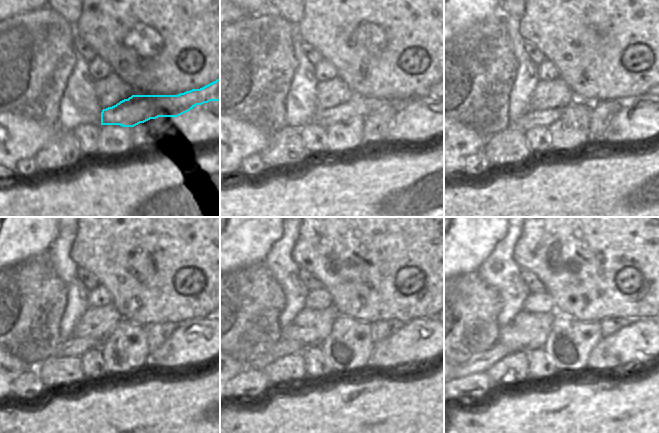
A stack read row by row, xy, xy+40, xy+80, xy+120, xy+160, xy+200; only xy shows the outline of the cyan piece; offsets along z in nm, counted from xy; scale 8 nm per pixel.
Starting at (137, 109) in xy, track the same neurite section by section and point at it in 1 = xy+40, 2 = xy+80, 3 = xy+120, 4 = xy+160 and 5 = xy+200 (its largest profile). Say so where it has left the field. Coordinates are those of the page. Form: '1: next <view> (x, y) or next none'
1: next xy+40 (363, 106)
2: next xy+80 (544, 118)
3: next xy+120 (74, 346)
4: next xy+160 (283, 347)
5: next xy+200 (480, 362)

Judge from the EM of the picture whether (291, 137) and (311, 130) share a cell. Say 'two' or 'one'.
two

